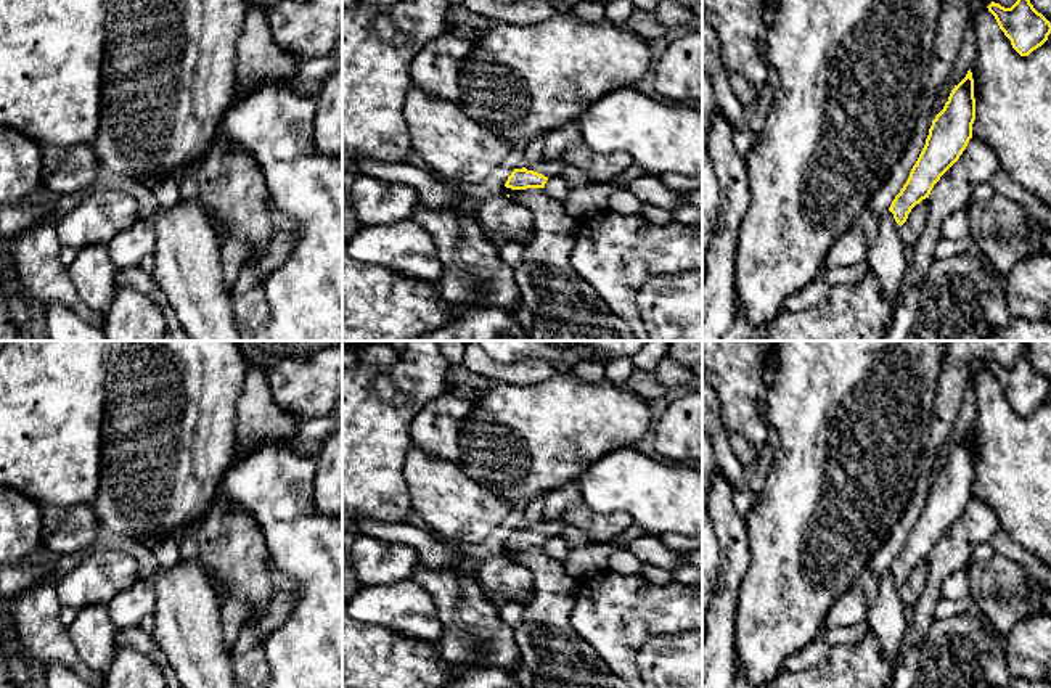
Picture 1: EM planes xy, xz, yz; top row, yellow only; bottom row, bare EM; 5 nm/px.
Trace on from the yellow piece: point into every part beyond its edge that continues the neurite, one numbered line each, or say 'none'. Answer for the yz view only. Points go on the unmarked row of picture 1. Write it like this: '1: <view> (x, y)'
1: yz (886, 619)

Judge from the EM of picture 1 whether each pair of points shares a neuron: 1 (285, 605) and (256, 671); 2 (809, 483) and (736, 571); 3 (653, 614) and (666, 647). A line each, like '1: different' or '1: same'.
1: same
2: different
3: different

